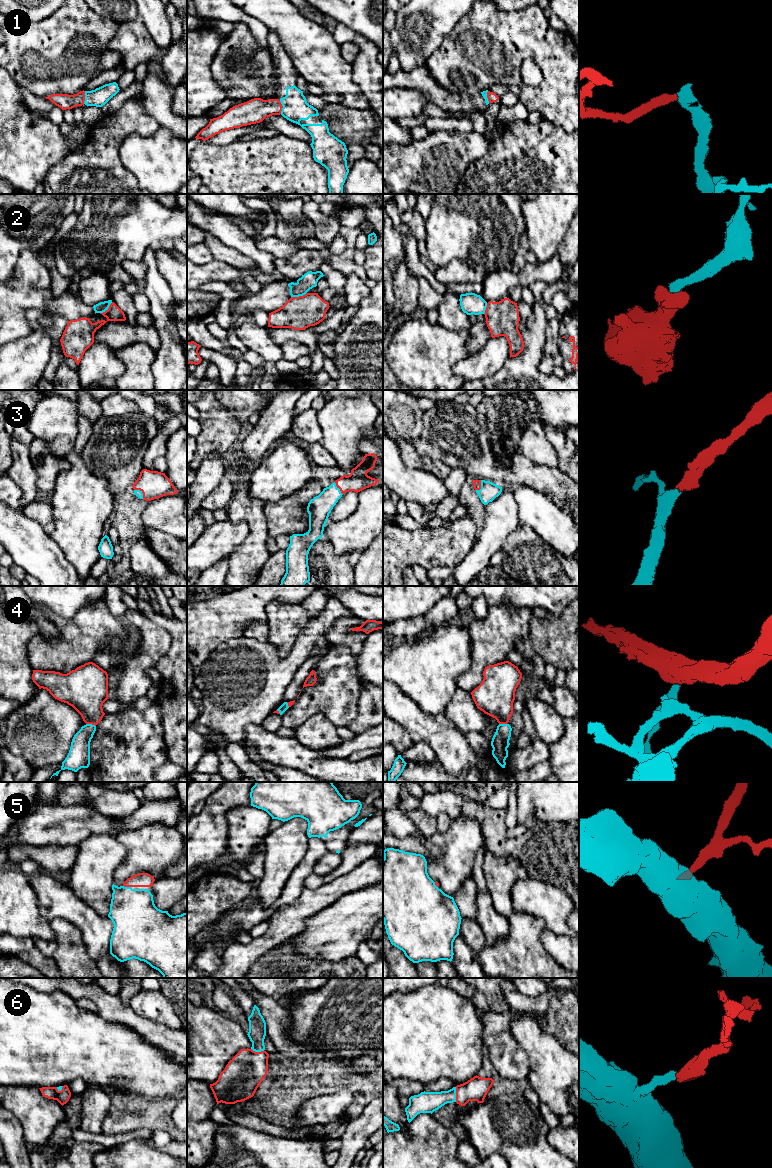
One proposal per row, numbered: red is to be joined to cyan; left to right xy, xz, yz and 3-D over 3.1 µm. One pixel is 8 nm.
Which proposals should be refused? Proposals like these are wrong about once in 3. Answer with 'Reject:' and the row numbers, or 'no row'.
Reject: 2, 4

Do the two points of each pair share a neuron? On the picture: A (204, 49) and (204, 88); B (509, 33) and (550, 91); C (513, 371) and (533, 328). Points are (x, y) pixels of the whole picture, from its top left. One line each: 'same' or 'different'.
A: same
B: same
C: same

